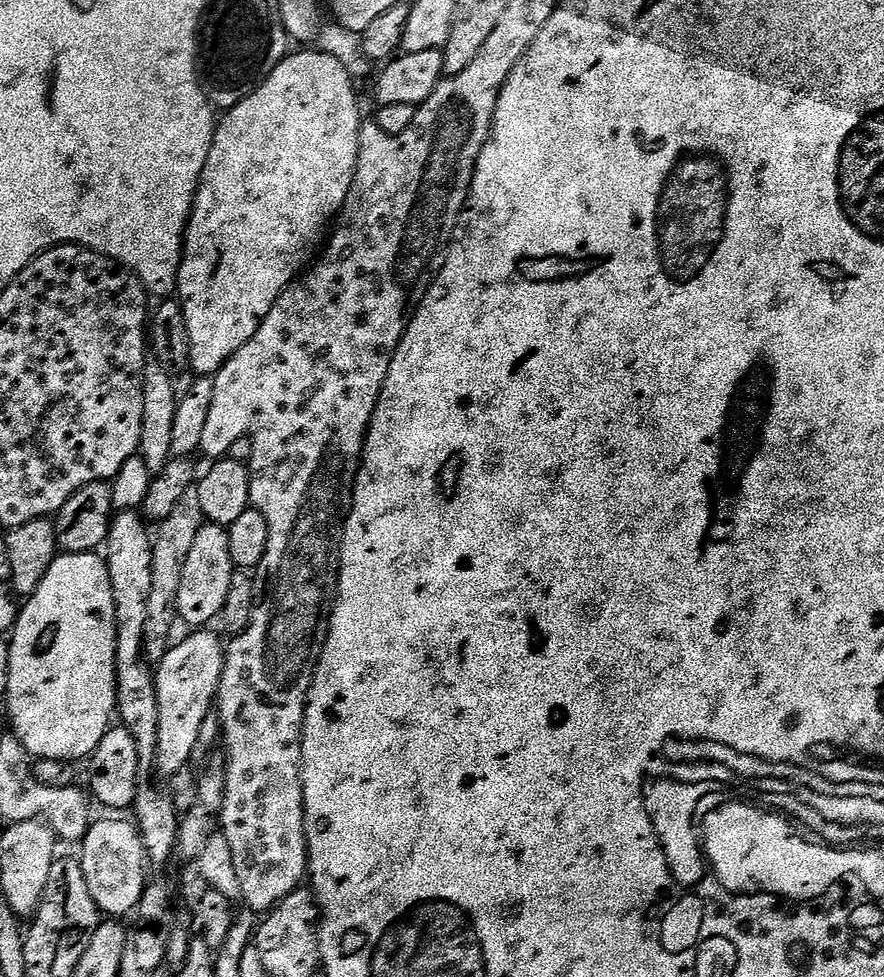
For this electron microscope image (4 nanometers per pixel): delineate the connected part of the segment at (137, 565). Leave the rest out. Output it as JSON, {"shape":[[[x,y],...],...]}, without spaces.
{"shape":[[[132,510],[113,515],[106,541],[106,563],[112,579],[116,603],[116,707],[123,727],[136,738],[141,761],[156,758],[156,735],[160,729],[160,711],[156,709],[156,682],[150,668],[144,665],[140,651],[146,647],[144,627],[151,594],[152,539],[144,529],[145,521]]]}

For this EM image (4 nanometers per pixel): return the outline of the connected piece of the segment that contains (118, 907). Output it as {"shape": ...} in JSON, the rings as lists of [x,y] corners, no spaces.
{"shape":[[[131,819],[100,820],[91,825],[88,835],[82,841],[84,860],[82,867],[86,886],[90,890],[90,898],[94,898],[97,909],[101,913],[109,912],[109,917],[120,918],[135,913],[140,904],[142,894],[146,890],[144,880],[144,864],[146,853],[144,840],[140,837],[140,829]]]}

